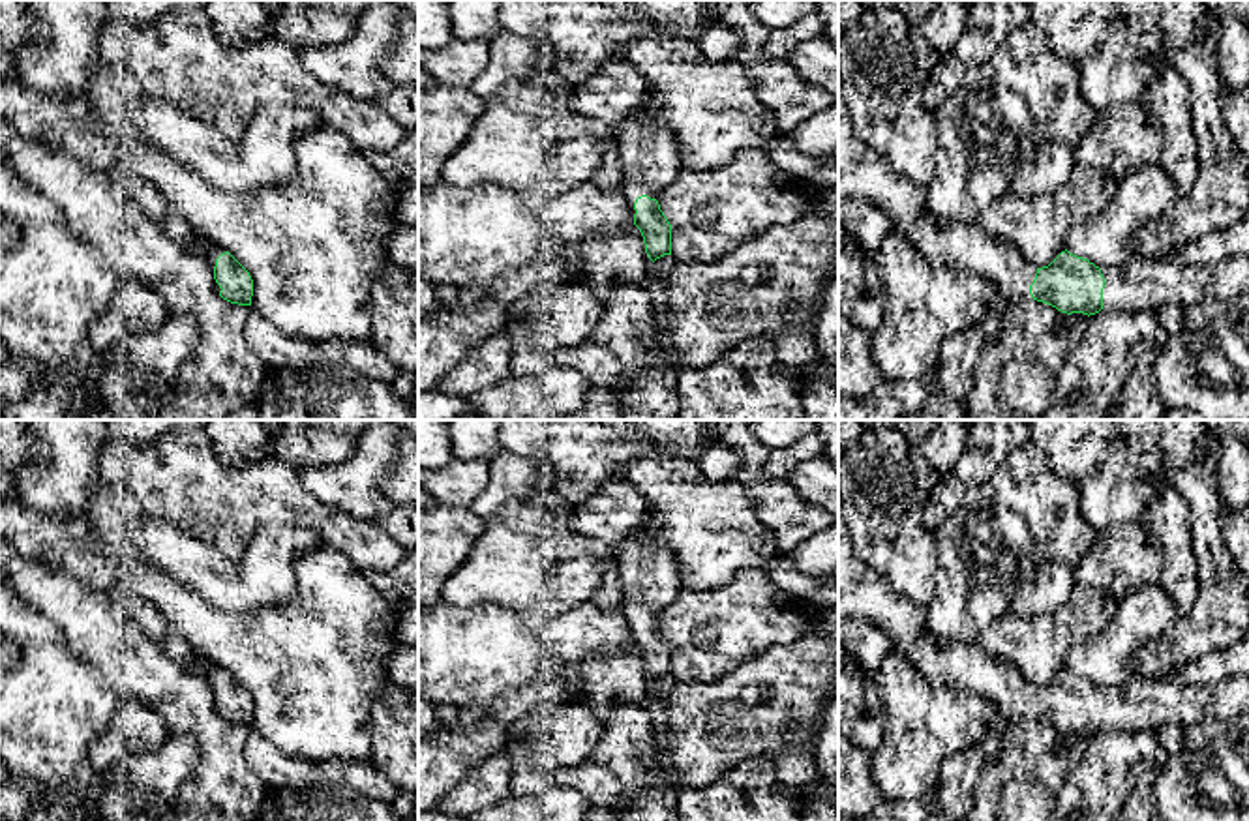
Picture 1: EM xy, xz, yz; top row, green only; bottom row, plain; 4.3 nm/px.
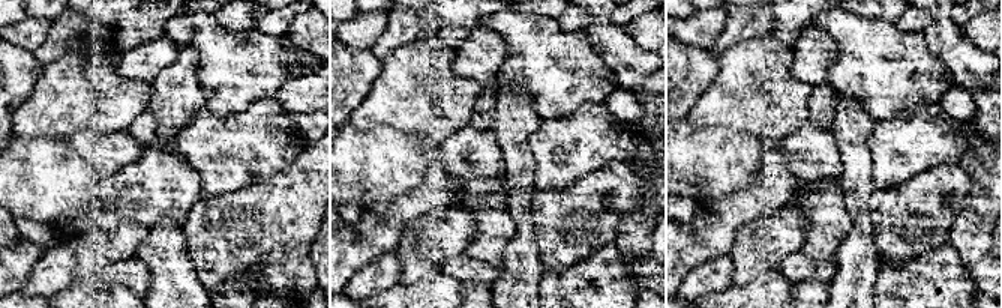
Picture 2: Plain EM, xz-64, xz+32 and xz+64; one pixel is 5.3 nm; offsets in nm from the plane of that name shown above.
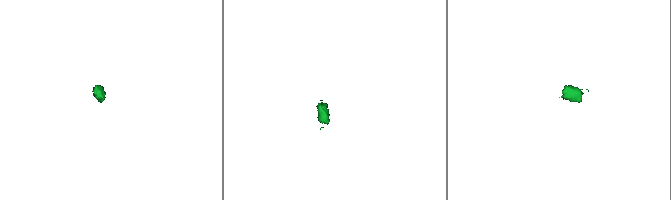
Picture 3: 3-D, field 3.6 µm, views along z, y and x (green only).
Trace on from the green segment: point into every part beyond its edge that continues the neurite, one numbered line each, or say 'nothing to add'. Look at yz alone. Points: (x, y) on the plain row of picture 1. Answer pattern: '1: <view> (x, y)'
1: yz (863, 593)
2: yz (1135, 703)

